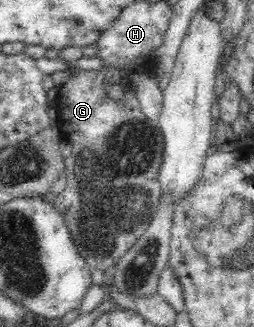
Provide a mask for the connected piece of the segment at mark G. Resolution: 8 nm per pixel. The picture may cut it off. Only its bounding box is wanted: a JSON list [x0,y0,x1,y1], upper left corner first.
[52,68,164,274]

